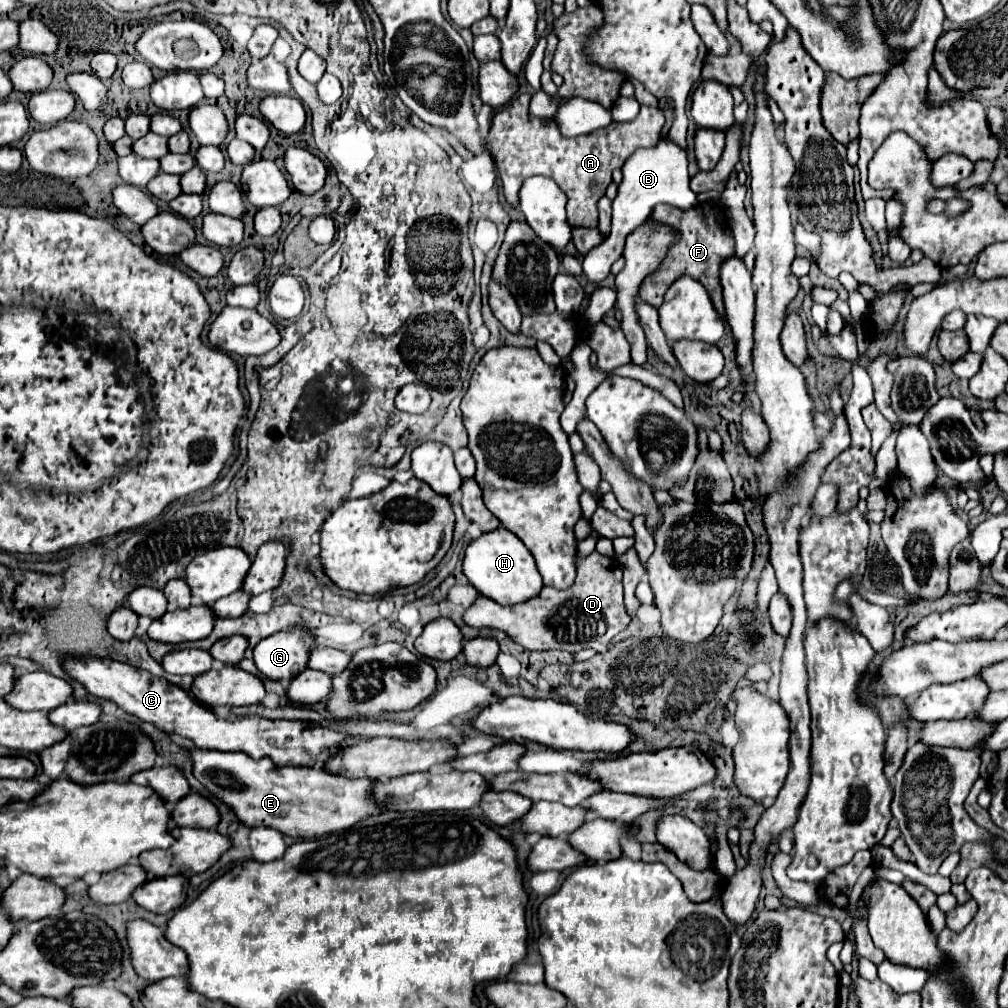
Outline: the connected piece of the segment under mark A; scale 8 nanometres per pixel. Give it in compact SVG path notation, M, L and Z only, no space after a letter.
M518 95L516 99L512 99L504 109L500 109L494 119L492 119L492 127L490 131L482 137L486 143L486 149L490 151L490 155L494 155L496 159L496 167L502 179L502 187L504 187L504 195L508 199L508 203L518 205L518 191L524 183L524 179L528 179L530 175L544 175L550 177L558 183L558 187L566 193L568 203L566 203L566 213L568 213L568 223L572 227L596 227L598 225L598 199L604 197L606 187L612 183L612 171L614 169L622 169L622 165L626 163L626 159L640 147L654 147L660 141L660 131L664 127L664 113L660 107L650 107L650 105L640 105L640 113L634 117L634 121L628 123L612 123L600 131L592 131L588 135L580 135L580 137L564 137L560 135L554 119L550 119L548 123L544 123L542 119L528 119L528 105L530 105L530 95Z

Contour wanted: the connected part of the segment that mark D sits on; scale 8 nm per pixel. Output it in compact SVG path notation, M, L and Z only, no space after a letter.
M592 551L588 557L580 559L576 557L576 581L570 589L566 591L558 591L558 589L550 589L550 587L542 587L542 591L524 603L518 605L508 605L502 607L498 603L492 603L492 599L484 599L478 597L466 611L464 611L464 623L474 627L474 629L500 629L504 631L512 641L516 641L518 645L522 645L524 649L530 651L548 651L548 649L558 649L558 651L582 651L582 649L596 649L598 653L604 653L608 649L608 643L612 641L614 635L618 635L622 629L628 627L630 617L626 613L624 607L624 591L622 591L622 567L616 559L604 557L598 551Z

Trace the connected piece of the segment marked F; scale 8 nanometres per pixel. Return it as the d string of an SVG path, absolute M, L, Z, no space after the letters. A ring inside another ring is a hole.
M712 201L712 203L700 203L688 211L680 211L672 205L656 205L652 215L650 215L652 221L656 223L662 223L662 225L668 225L672 227L674 231L678 231L678 239L670 245L668 249L668 255L664 257L660 269L656 269L654 273L650 273L642 285L640 285L640 291L638 295L646 301L646 303L652 303L654 307L660 307L660 303L664 301L664 293L668 291L668 287L682 275L690 275L692 279L700 281L704 285L704 289L708 291L716 311L722 315L724 323L726 323L726 313L724 313L724 303L722 303L722 287L720 287L720 277L718 277L718 271L720 271L720 263L735 255L735 244L726 243L726 237L732 237L728 231L722 231L718 227L718 223L724 219L724 207L718 203L718 201Z

